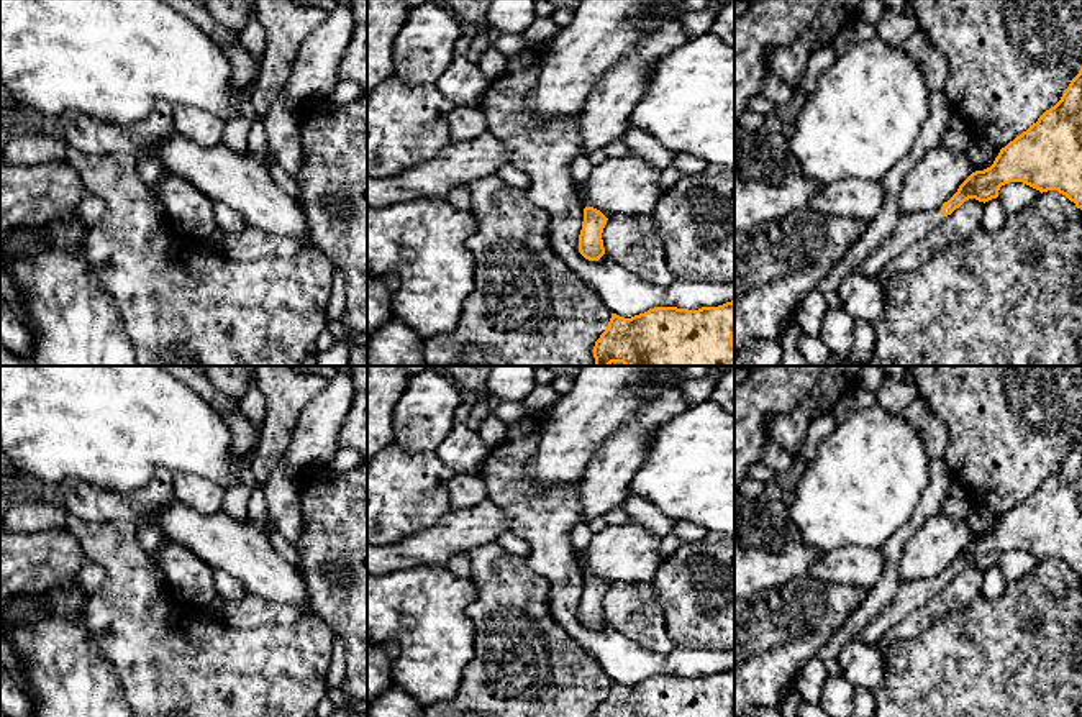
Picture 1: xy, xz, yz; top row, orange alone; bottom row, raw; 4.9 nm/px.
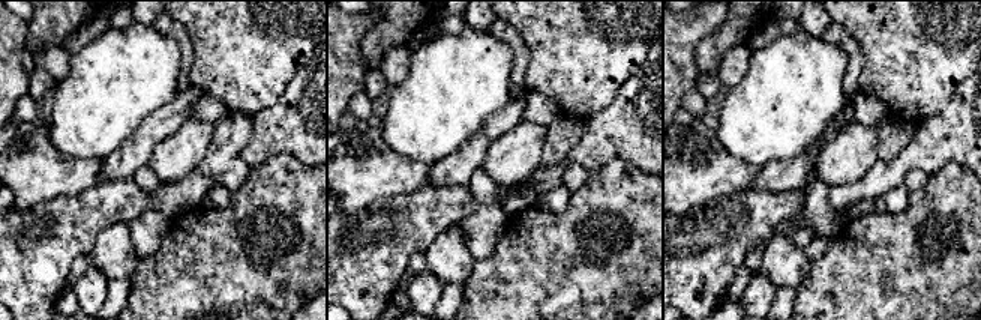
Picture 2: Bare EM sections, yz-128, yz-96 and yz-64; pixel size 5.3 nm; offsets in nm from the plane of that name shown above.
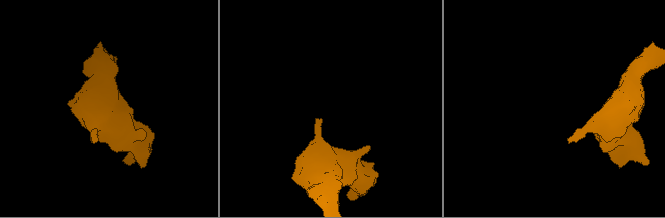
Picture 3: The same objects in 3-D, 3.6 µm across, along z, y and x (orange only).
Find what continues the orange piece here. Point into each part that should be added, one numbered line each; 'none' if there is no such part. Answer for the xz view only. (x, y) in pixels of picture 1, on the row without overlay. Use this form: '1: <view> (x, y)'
none

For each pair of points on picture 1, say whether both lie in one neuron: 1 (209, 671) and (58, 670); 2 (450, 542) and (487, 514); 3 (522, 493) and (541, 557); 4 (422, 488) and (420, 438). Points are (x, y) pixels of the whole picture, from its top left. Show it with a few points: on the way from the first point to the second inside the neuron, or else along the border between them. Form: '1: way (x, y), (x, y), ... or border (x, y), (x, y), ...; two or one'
1: border (90, 637), (102, 658), (112, 668), (125, 699); two
2: way (459, 532), (477, 524); one
3: way (531, 509), (541, 519), (541, 540); one
4: border (394, 440), (407, 450), (433, 452); two

